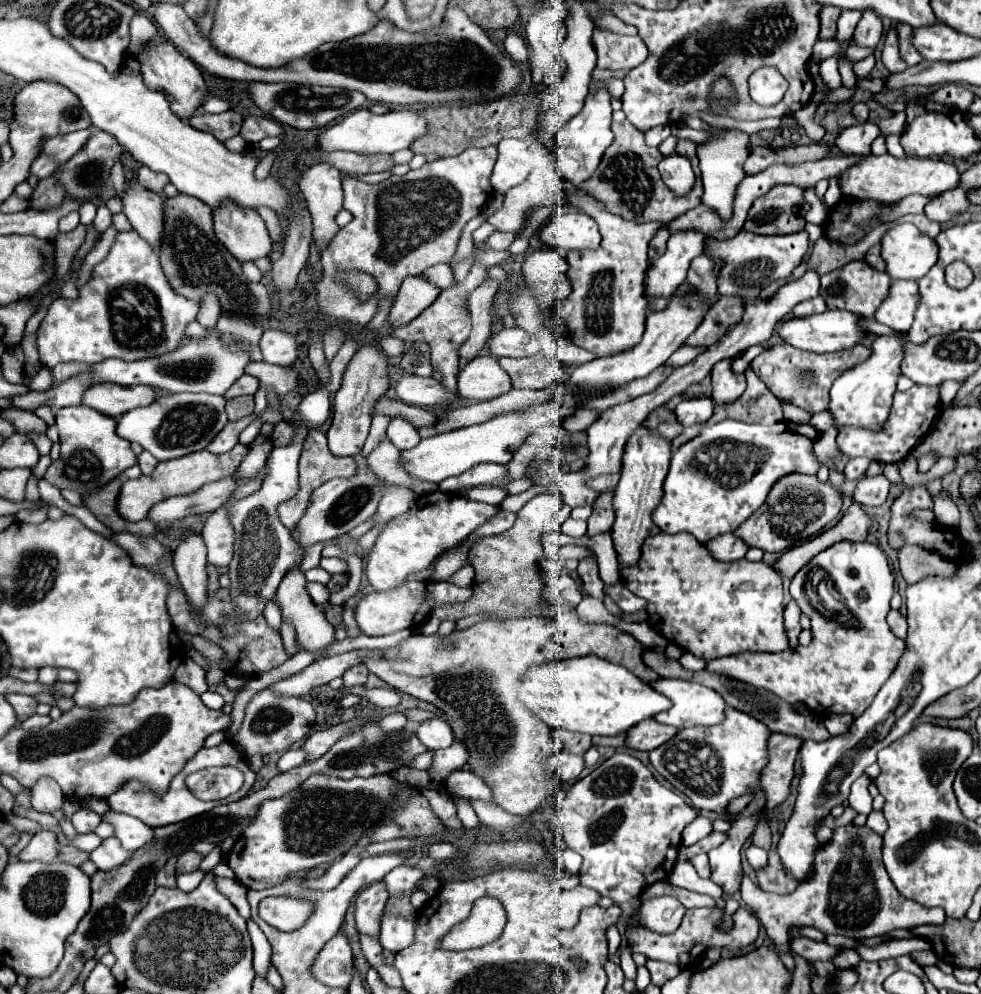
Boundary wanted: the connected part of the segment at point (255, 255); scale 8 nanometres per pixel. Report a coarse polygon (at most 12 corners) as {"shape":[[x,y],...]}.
{"shape":[[234,203],[214,209],[214,231],[240,263],[268,257],[262,217]]}

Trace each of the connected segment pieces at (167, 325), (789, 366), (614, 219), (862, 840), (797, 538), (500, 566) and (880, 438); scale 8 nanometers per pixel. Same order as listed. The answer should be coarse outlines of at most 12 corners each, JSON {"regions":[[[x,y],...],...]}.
{"regions":[[[134,229],[80,297],[56,299],[40,363],[180,347],[200,307]],[[780,343],[750,365],[778,399],[820,413],[864,345],[812,353]],[[580,191],[600,247],[570,251],[572,293],[554,311],[596,357],[644,333],[648,243]],[[838,827],[814,877],[740,897],[776,947],[788,927],[860,939],[946,919],[898,895],[882,837]],[[784,475],[734,533],[782,553],[832,527],[842,491]],[[558,489],[532,497],[510,531],[470,551],[472,599],[438,619],[488,611],[544,615],[540,535],[564,507]],[[938,387],[896,391],[880,431],[840,427],[846,457],[904,459],[940,413]]]}

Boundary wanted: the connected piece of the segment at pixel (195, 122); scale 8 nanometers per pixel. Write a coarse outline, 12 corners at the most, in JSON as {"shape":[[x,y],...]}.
{"shape":[[198,113],[188,119],[198,131],[226,141],[240,133],[242,115]]}

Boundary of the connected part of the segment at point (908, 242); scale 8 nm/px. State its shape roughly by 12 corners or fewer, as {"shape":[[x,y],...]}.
{"shape":[[912,223],[890,229],[882,257],[892,279],[922,279],[936,241]]}

